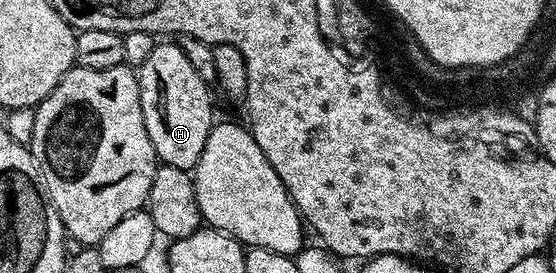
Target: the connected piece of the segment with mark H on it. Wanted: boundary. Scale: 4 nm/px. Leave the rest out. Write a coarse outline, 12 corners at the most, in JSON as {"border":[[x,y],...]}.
{"border":[[180,45],[137,69],[156,157],[194,169],[213,127],[209,84]]}

